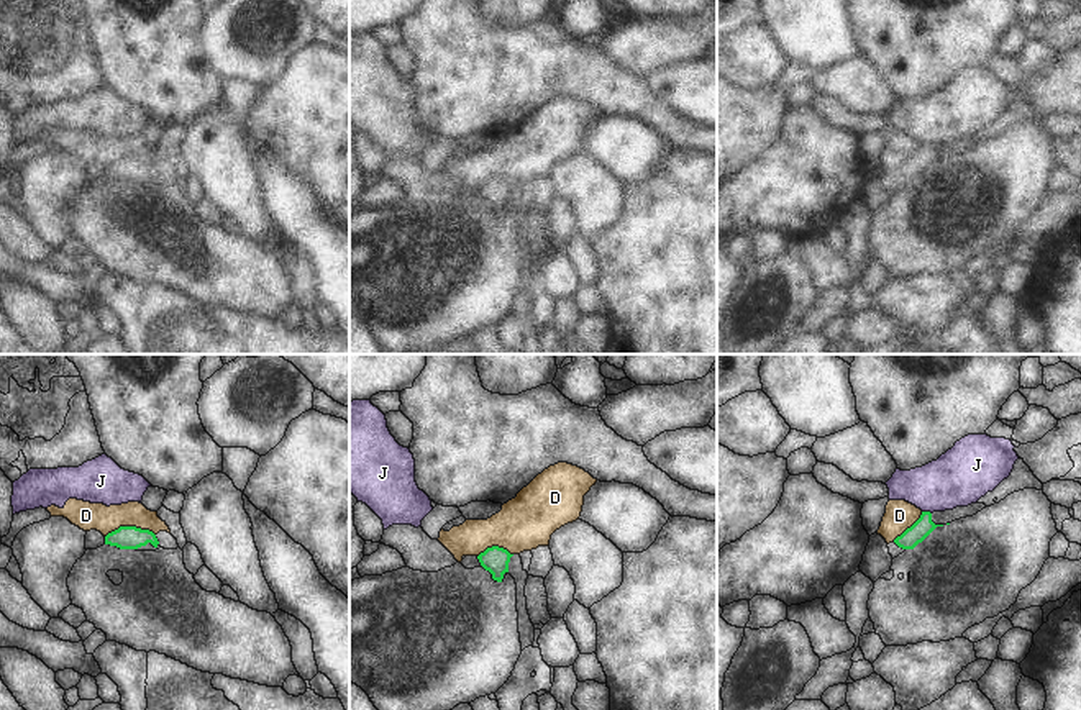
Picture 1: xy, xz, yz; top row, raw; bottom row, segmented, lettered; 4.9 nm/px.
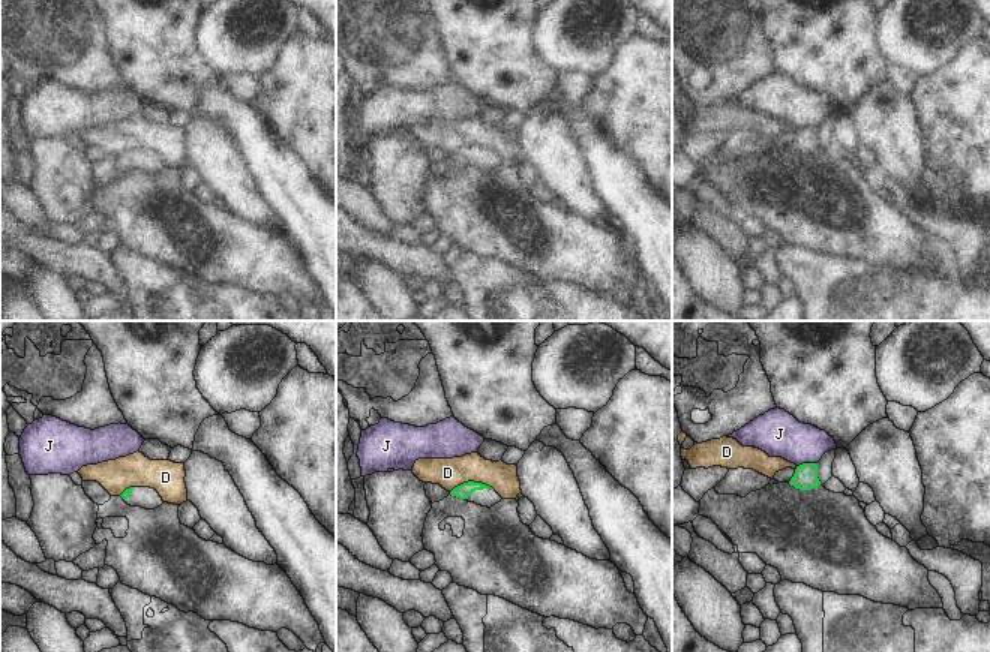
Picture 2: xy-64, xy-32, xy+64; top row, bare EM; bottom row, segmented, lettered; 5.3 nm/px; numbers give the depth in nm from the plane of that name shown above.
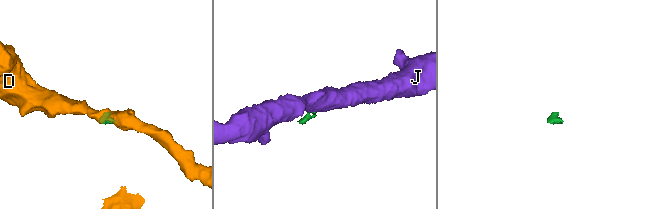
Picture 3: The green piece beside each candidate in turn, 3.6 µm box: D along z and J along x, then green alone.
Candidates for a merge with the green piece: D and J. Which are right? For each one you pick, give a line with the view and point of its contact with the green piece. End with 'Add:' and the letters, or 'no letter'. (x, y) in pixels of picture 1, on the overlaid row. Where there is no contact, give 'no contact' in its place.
Add: no letter

